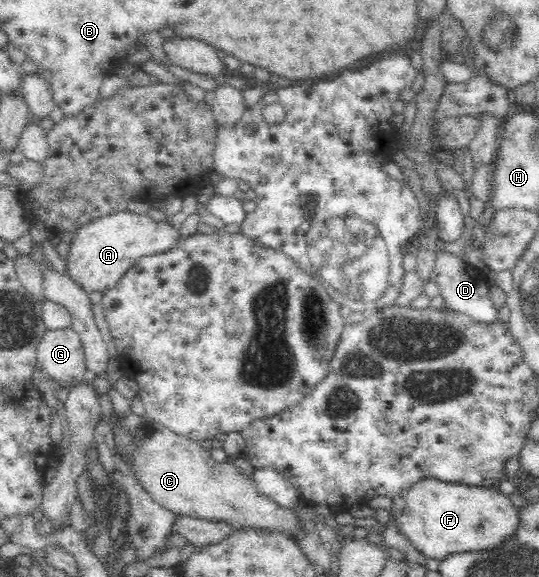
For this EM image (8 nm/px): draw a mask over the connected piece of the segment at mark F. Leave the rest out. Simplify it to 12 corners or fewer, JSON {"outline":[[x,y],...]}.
{"outline":[[423,479],[393,523],[427,558],[493,551],[519,509],[496,487]]}

